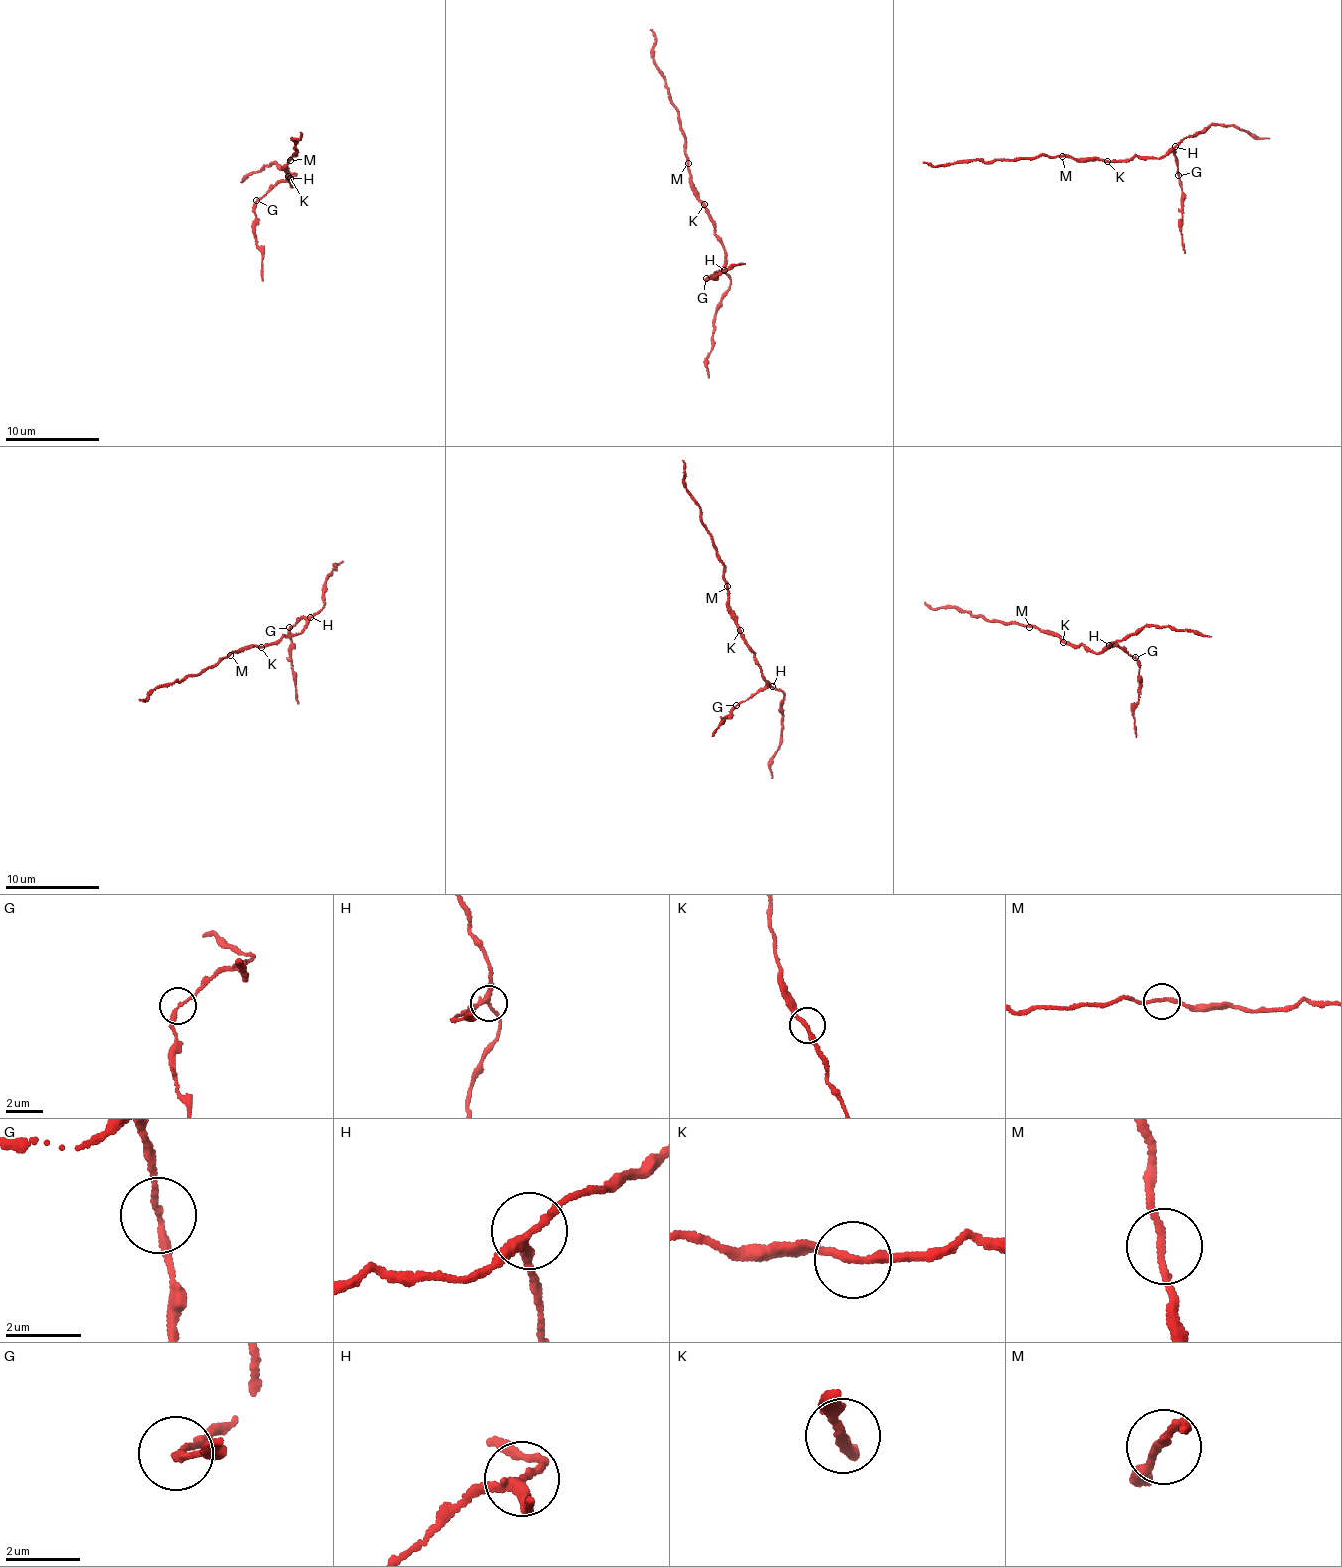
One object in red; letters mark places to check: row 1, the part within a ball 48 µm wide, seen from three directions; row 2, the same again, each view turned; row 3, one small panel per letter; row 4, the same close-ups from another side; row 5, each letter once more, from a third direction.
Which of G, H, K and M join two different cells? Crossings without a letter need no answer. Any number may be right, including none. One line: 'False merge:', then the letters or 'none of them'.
False merge: G, H

